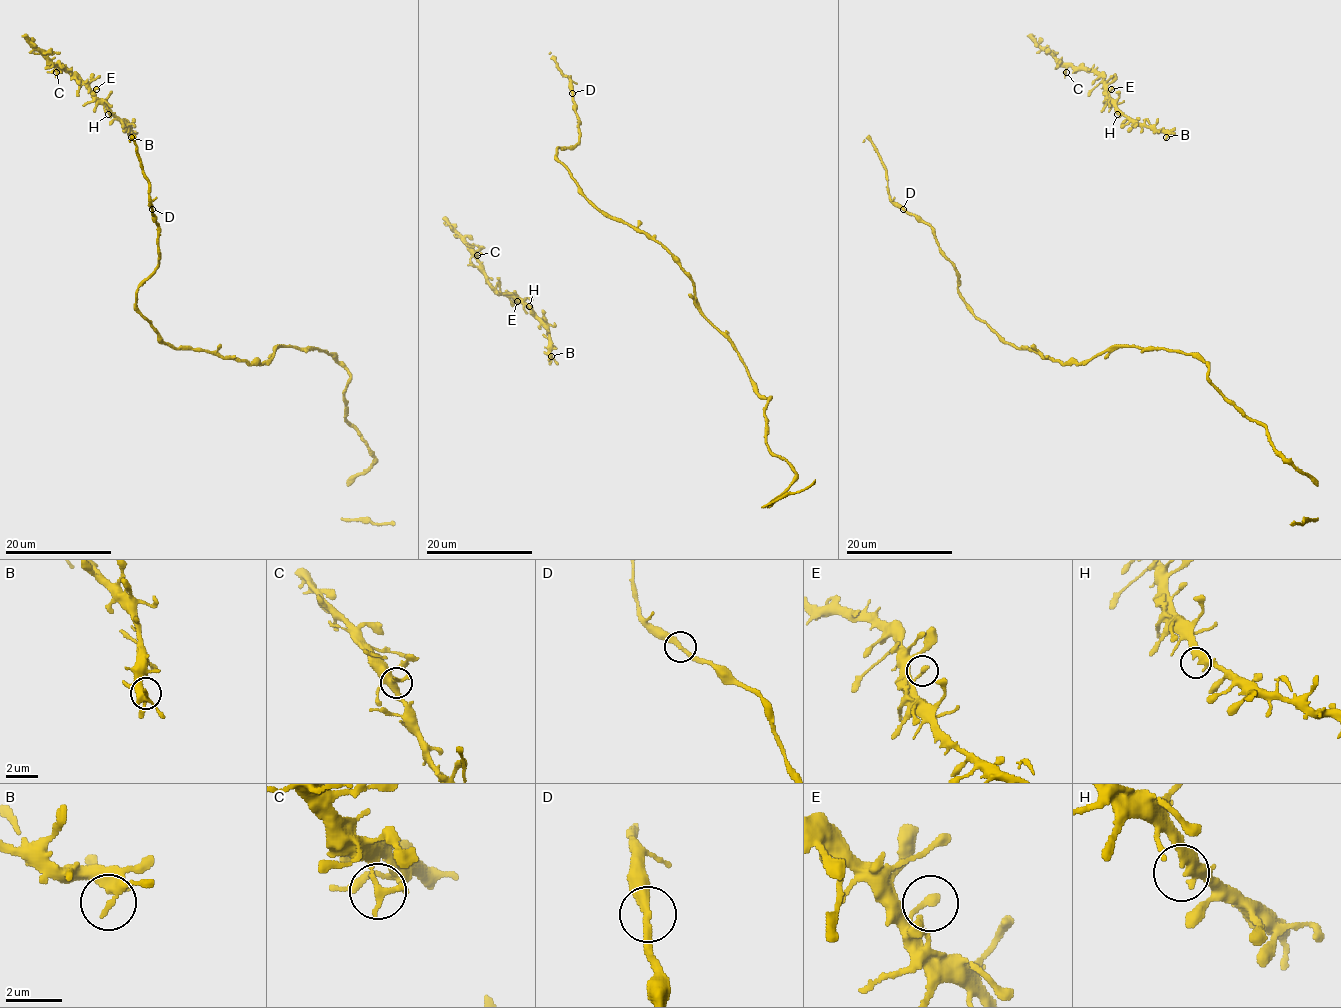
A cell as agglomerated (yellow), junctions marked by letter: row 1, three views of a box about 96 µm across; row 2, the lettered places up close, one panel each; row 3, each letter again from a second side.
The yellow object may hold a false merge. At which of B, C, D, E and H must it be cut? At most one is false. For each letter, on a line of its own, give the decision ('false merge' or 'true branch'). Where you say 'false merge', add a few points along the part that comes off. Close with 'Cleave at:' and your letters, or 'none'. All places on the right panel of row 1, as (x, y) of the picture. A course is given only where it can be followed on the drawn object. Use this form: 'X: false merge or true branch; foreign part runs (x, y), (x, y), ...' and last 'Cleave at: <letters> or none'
B: true branch
C: true branch
D: true branch
E: true branch
H: true branch
Cleave at: none

